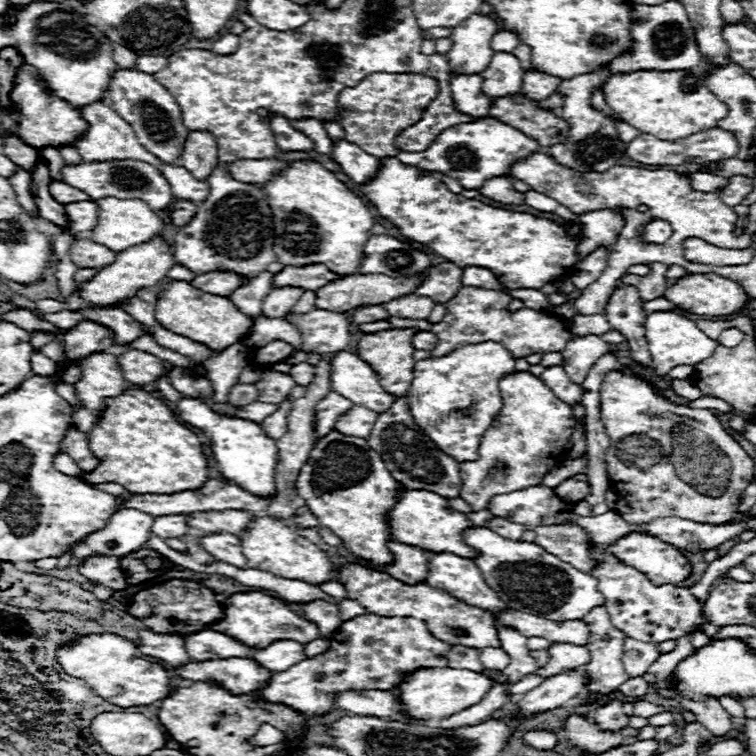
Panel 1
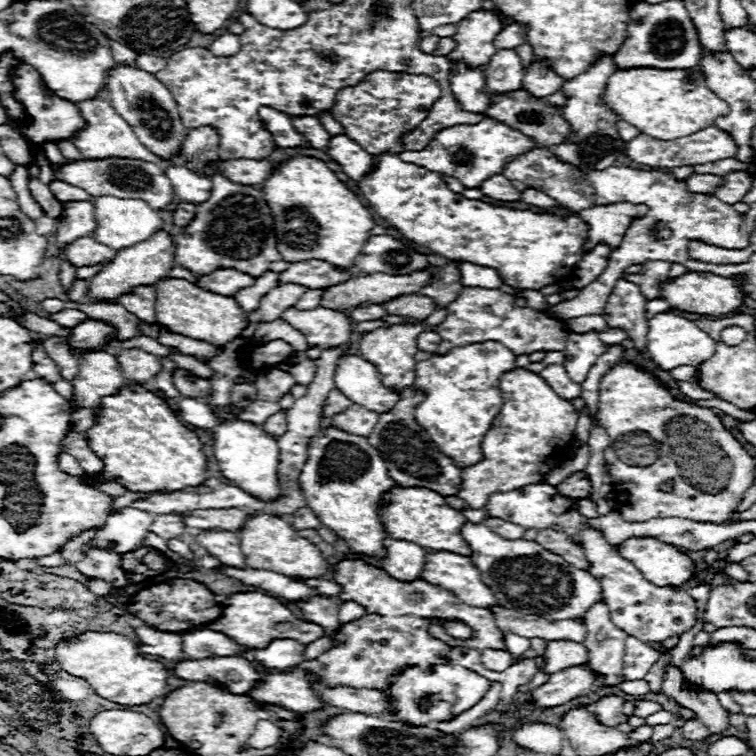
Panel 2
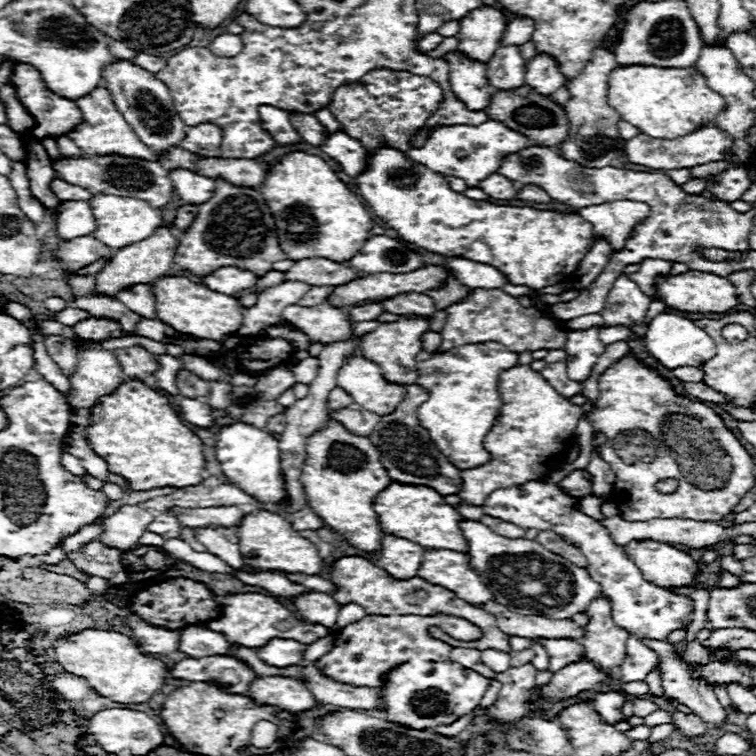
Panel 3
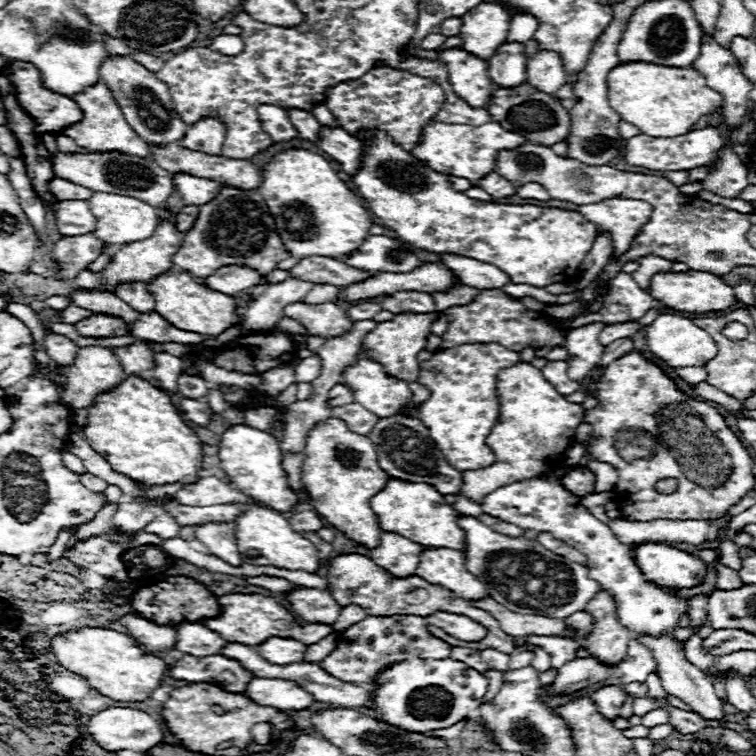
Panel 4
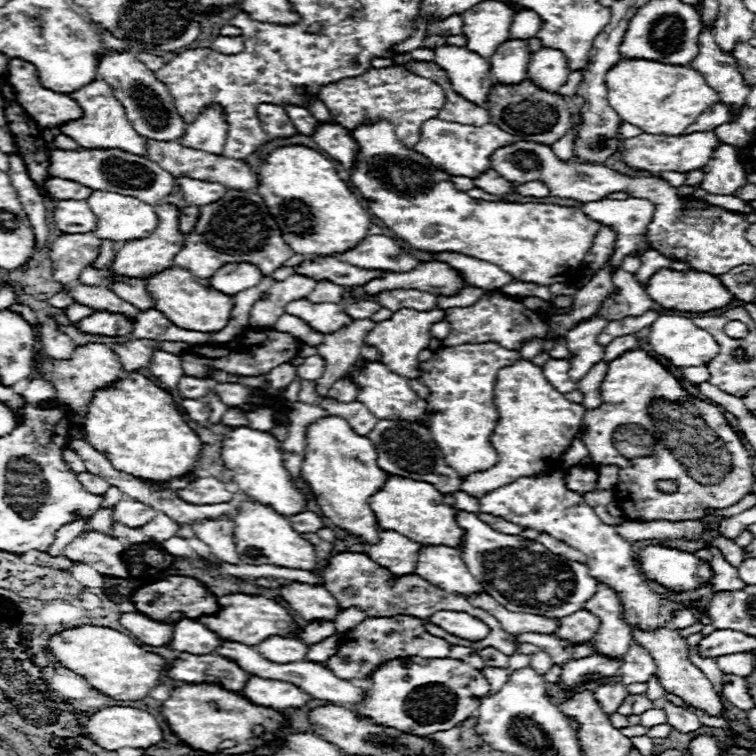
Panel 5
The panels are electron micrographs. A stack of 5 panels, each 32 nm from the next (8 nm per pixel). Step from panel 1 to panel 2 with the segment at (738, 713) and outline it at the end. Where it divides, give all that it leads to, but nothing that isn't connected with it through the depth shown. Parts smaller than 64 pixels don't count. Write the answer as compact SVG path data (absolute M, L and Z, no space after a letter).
M721 692L717 694L720 704L729 712L733 714L742 713L740 705L734 702L728 692Z

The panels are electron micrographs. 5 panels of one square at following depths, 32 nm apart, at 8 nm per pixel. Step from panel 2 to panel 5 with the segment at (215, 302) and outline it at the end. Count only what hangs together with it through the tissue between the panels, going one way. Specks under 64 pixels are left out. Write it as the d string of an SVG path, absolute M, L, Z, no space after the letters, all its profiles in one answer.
M176 266L176 268L168 268L168 270L152 274L146 280L146 290L150 292L154 300L154 308L158 308L178 328L198 330L198 332L218 332L222 326L228 324L232 298L222 292L200 286L196 278L192 276L192 272L186 268Z

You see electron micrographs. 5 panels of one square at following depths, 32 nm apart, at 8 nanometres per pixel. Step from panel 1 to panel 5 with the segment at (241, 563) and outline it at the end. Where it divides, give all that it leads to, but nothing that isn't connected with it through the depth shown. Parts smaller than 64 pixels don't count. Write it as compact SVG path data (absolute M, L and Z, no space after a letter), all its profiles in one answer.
M214 518L214 520L200 520L192 524L196 536L210 546L210 552L222 560L236 564L238 552L234 552L234 522L230 518Z

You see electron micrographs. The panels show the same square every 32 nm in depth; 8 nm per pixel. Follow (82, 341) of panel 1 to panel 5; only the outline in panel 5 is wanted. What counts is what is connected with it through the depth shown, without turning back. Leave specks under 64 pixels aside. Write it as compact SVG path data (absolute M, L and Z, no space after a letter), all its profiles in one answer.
M94 312L92 316L80 320L76 326L84 334L104 334L104 336L128 336L134 328L132 318L114 312Z

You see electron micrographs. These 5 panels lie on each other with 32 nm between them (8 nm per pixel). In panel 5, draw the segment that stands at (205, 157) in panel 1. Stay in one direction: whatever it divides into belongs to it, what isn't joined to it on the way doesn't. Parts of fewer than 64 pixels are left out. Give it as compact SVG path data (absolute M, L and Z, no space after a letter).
M210 104L196 116L192 124L186 126L186 132L180 138L180 144L186 144L188 148L198 148L204 152L222 154L226 132L228 132L228 122L224 116L224 108L220 104Z

